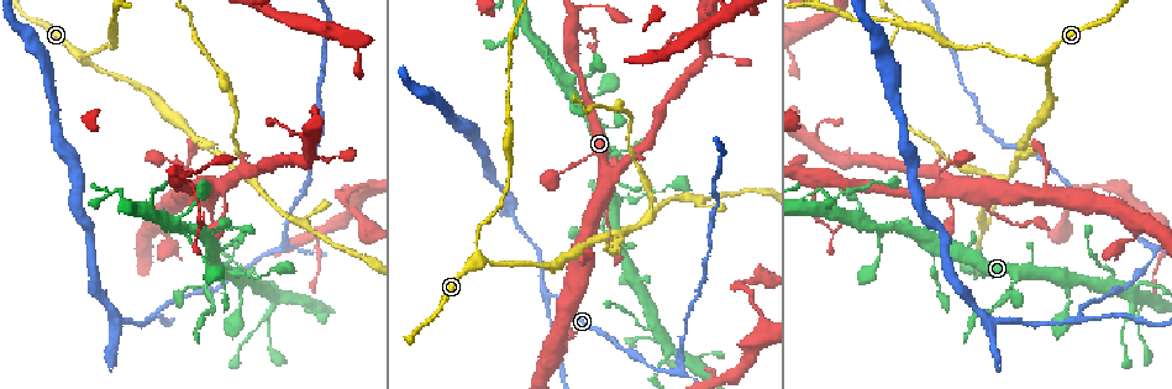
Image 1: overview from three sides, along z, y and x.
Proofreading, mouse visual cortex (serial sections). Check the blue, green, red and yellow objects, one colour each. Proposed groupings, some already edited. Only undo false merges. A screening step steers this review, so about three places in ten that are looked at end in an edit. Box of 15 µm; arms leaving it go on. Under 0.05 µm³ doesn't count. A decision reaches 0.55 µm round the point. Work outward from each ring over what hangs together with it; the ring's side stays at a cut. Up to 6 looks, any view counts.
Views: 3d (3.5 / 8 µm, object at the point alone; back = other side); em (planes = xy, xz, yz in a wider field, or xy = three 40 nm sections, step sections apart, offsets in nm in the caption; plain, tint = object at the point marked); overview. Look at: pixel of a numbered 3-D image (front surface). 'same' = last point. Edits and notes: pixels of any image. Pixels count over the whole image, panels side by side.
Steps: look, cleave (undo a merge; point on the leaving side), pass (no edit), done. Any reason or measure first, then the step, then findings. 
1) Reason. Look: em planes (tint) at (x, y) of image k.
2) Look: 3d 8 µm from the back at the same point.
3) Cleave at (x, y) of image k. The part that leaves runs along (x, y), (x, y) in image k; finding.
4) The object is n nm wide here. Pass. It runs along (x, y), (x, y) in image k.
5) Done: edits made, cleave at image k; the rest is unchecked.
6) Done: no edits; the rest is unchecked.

A fork. Look: 3d 3.5 µm at (677, 371) of image 1.

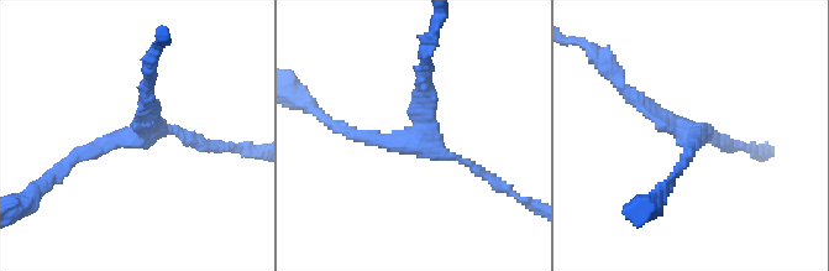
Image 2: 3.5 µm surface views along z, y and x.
Shape alone is not enough. Look: em xy step 3 (tint) at (414, 137) of image 2.

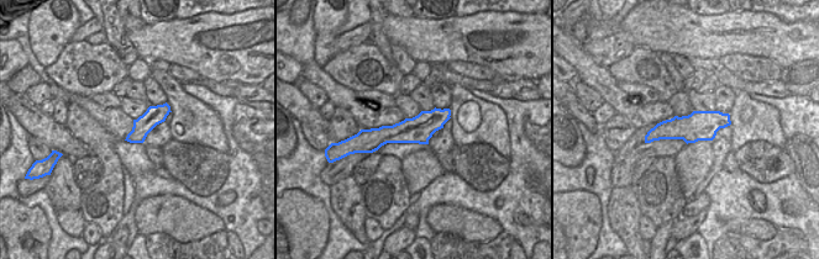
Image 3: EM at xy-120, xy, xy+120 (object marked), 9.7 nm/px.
The arms are 100, 150, 200 nm wide. Pass. It runs along (447, 112), (419, 130), (361, 137) in image 3; continuous, no second cell.

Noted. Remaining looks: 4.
Three-way junction. Look: 3d 8 µm at (602, 228) of image 1.

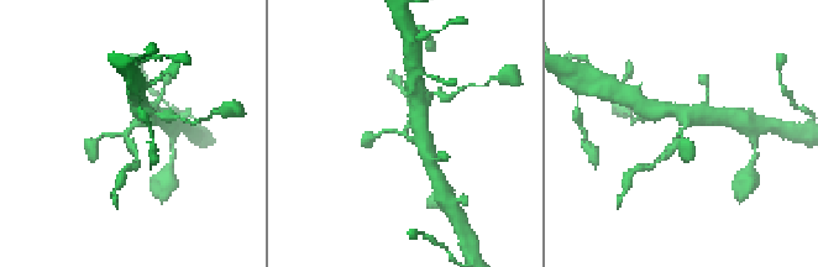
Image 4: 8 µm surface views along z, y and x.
Look: 3d 3.5 µm at (403, 134) of image 4.

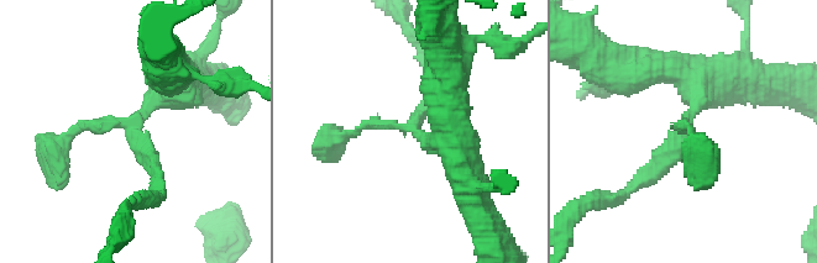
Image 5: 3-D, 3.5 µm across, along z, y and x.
The arms are 150, 200, 450 nm wide. Pass. Continuous, no second cell.

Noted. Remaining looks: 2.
Abrupt turn. Look: 3d 8 µm at (201, 232) of image 1.

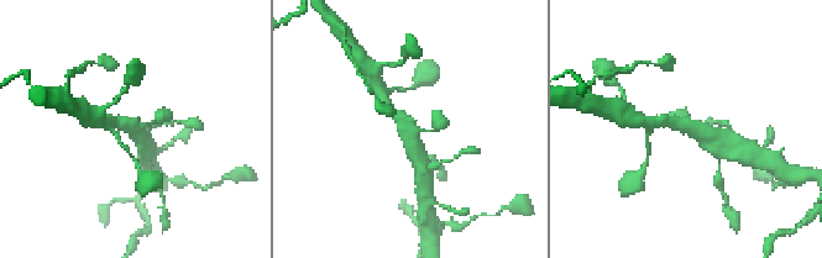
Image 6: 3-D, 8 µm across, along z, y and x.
3 arms meet here; the arms are 150, 300, 400 nm wide. Look: em xy step 5 (tint) at (411, 135) of image 6.

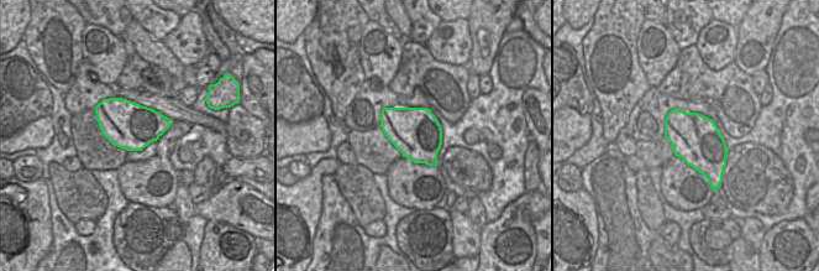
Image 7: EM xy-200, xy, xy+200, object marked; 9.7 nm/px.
Pass. It runs along (422, 163), (408, 130), (388, 106) in image 6; continuous, no second cell.

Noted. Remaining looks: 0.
Done: no edits; the rest is unchecked.

